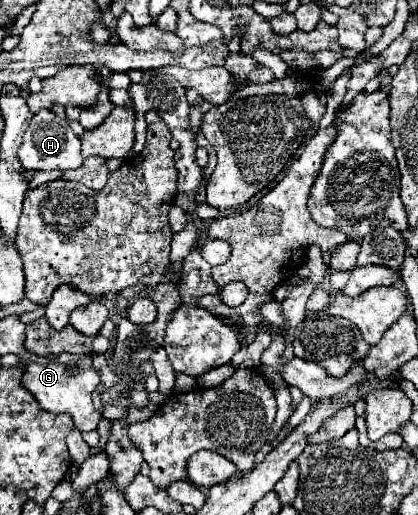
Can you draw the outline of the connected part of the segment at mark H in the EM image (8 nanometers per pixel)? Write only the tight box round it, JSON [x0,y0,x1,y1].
[18,109,82,171]

